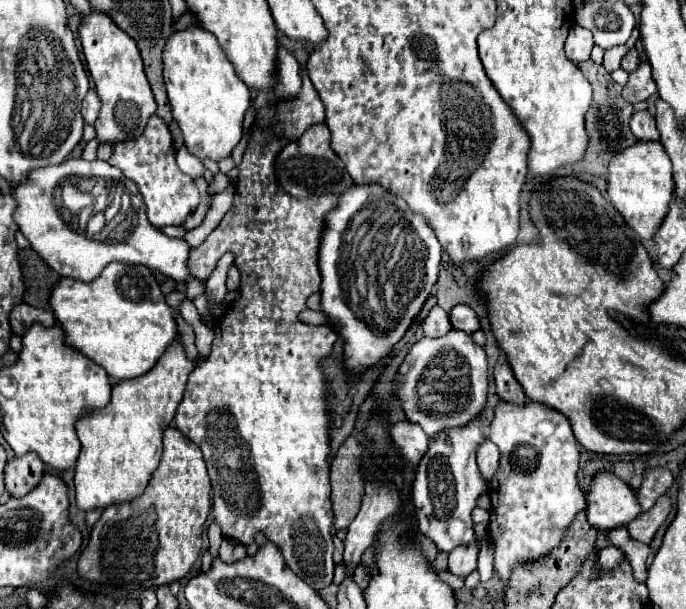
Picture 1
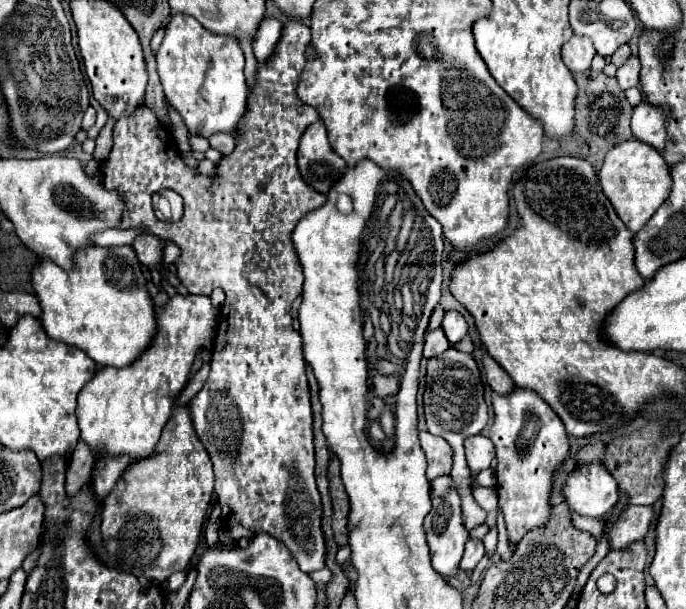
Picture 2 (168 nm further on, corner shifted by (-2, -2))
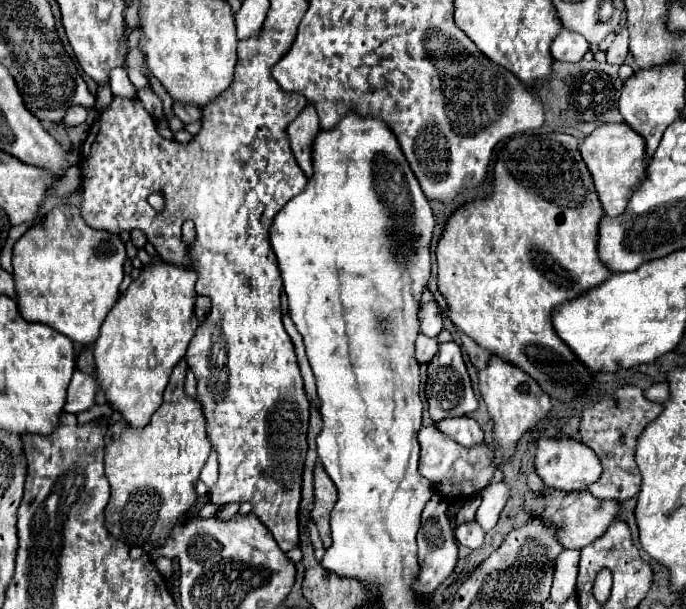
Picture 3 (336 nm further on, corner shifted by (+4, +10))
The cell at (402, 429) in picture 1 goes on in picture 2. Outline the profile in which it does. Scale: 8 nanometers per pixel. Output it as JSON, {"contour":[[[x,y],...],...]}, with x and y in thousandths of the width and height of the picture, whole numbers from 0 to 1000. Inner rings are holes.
{"contour":[[[611,709],[611,722],[614,722],[614,736],[622,749],[622,785],[631,788],[640,778],[655,778],[657,775],[655,729],[646,719],[631,716],[625,709]]]}

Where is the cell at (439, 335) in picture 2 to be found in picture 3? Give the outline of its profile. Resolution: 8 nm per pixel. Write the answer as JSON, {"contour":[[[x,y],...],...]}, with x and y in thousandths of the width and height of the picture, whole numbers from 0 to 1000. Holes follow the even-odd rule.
{"contour":[[[611,548],[605,558],[605,591],[611,598],[625,598],[631,591],[631,585],[637,581],[637,571],[640,571],[640,565],[634,555]]]}

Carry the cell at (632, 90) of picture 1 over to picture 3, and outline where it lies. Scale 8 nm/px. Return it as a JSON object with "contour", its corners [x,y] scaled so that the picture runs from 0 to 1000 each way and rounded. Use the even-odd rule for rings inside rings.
{"contour":[[[902,49],[894,72],[888,76],[885,82],[885,105],[908,105],[911,102],[911,92],[917,85],[917,59],[914,59],[914,49]]]}

